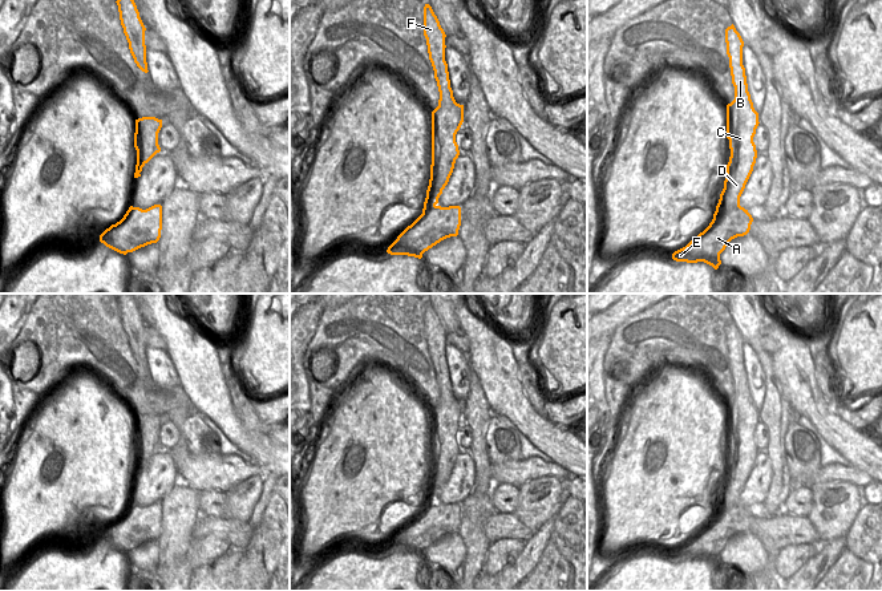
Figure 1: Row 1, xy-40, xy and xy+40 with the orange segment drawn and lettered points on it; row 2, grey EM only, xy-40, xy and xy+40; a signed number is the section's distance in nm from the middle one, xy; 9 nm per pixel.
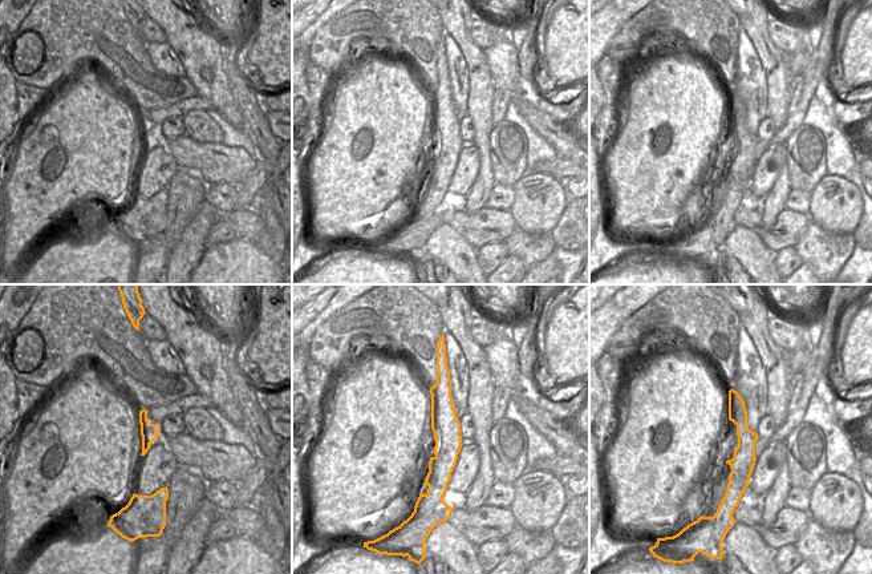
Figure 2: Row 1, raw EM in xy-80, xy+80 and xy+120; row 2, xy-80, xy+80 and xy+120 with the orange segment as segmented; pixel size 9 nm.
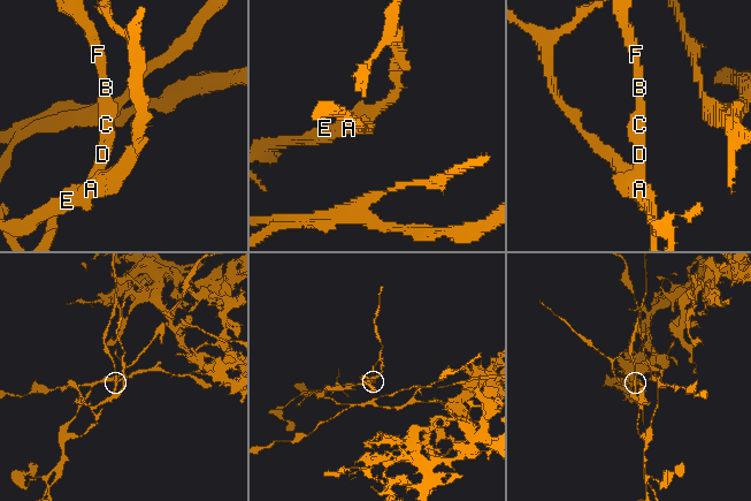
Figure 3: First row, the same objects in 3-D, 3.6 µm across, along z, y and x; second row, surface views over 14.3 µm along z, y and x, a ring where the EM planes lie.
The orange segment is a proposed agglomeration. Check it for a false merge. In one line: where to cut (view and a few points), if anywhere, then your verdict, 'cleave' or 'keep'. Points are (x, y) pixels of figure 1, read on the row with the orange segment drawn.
cut in xy+40 along (717, 205), (727, 213), (740, 206); cleave

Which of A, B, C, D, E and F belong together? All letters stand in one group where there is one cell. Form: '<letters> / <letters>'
A E / B C D F

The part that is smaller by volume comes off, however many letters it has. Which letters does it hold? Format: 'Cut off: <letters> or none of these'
Cut off: B, C, D, F

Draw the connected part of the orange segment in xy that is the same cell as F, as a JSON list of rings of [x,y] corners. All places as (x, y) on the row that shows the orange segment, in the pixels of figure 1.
[[[429,4],[424,7],[424,36],[440,92],[438,106],[432,112],[430,179],[422,209],[430,212],[438,203],[460,155],[456,134],[464,122],[464,105],[457,104],[453,97],[445,61],[446,35]]]

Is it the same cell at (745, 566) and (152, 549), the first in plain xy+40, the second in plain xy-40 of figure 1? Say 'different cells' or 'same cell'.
same cell

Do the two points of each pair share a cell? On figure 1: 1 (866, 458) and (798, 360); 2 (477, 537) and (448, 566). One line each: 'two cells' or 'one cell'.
1: one cell
2: two cells

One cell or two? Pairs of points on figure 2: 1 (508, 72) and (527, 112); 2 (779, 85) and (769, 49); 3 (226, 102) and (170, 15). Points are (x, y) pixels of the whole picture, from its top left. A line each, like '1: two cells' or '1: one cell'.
1: one cell
2: one cell
3: one cell

